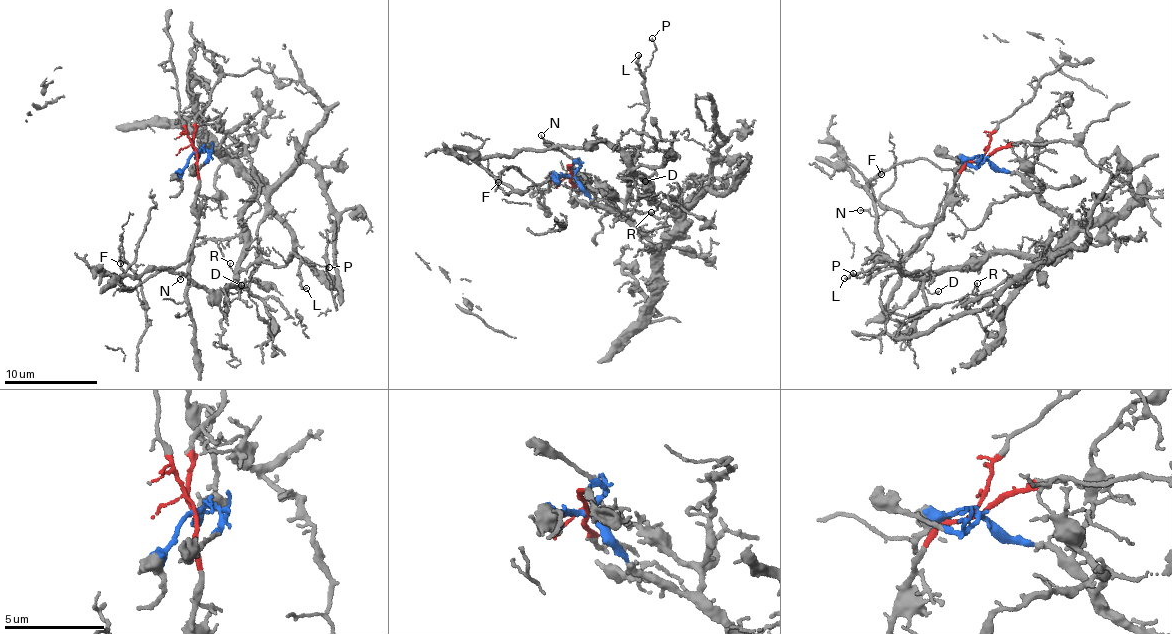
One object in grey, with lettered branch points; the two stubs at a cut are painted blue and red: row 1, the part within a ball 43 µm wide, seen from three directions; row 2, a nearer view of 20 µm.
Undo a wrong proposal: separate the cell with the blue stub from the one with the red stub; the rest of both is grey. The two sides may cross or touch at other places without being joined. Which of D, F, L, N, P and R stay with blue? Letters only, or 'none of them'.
D, L, N, P, R

